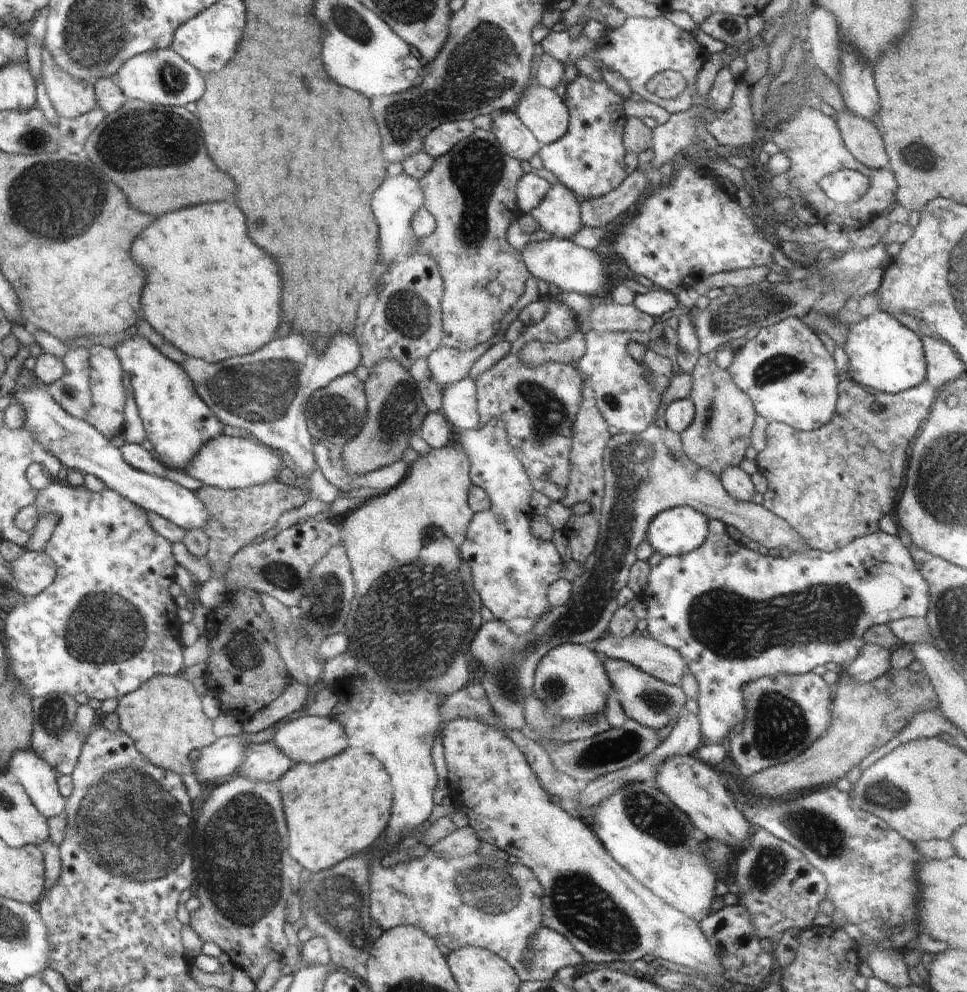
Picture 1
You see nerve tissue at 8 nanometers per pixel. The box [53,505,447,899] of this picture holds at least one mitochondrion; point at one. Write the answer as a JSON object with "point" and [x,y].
{"point":[131,824]}

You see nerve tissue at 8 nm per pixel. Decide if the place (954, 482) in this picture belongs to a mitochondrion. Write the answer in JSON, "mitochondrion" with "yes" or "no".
{"mitochondrion":"yes"}

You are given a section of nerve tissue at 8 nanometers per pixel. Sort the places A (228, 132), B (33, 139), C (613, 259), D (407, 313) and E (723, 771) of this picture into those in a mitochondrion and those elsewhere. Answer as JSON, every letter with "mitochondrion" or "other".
{"A":"other","B":"mitochondrion","C":"other","D":"mitochondrion","E":"other"}

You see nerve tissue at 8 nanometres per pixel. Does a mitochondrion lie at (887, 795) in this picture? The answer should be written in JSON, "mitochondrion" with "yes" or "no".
{"mitochondrion":"yes"}

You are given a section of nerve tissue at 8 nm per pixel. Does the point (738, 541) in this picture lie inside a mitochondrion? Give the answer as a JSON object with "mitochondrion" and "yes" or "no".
{"mitochondrion":"no"}

